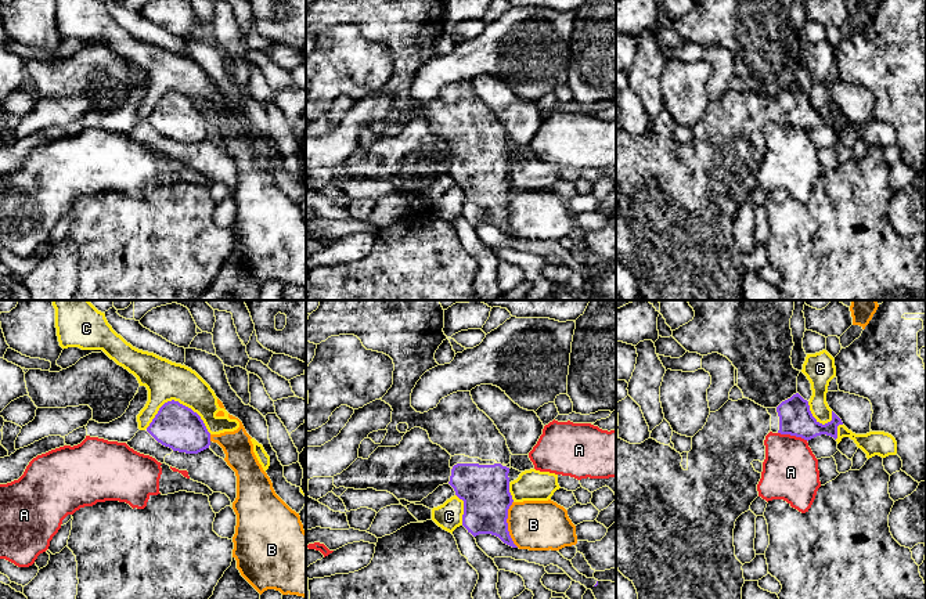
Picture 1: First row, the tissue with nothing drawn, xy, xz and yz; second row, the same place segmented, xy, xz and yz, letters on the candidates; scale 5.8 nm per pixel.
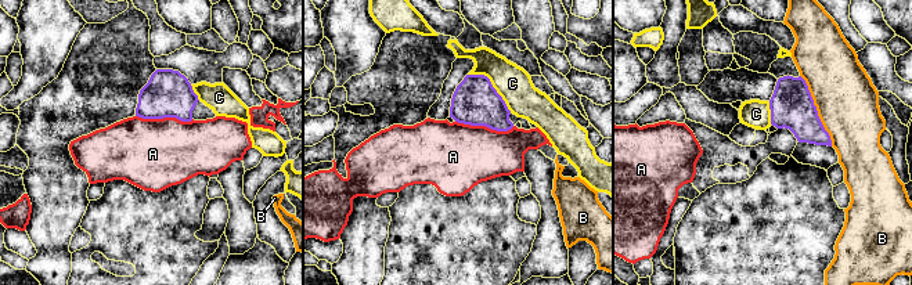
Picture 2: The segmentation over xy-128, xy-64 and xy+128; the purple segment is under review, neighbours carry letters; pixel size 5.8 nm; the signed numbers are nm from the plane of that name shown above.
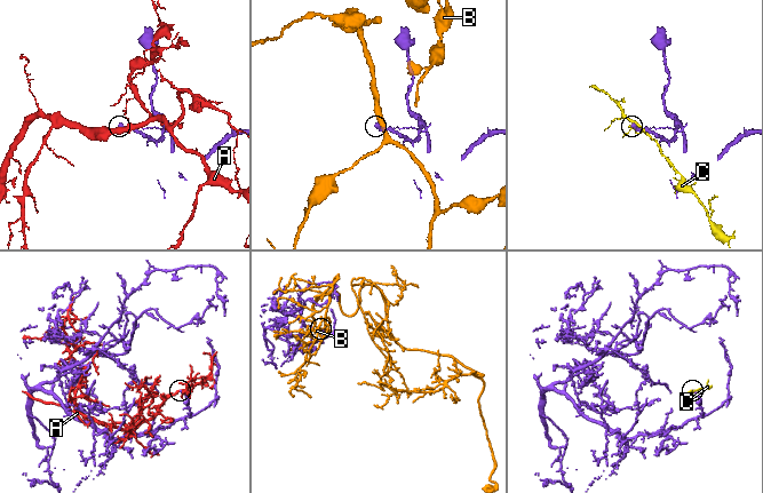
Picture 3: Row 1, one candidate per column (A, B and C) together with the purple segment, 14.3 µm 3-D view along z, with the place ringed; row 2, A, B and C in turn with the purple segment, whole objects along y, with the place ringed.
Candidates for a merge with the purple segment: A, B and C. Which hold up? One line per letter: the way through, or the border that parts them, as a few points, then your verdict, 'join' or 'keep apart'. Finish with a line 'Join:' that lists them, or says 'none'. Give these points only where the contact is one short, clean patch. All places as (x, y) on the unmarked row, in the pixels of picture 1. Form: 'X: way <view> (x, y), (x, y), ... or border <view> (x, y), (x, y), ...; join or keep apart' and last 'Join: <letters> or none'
A: border yz (778, 122), (800, 126), (807, 130); keep apart
B: keep apart
C: keep apart
Join: none

